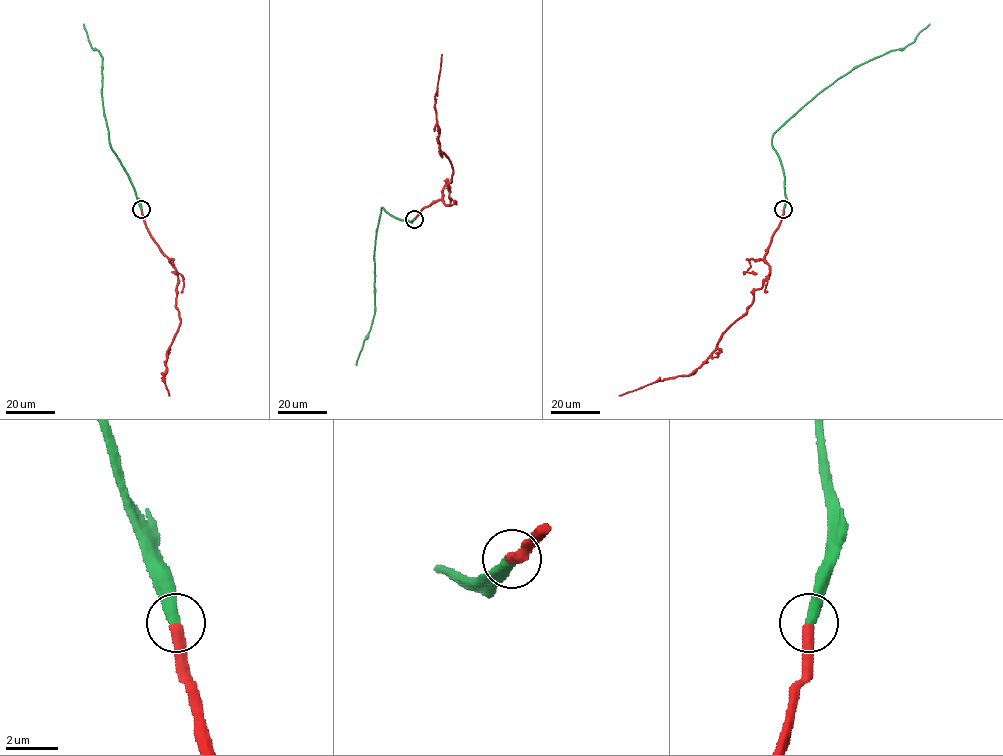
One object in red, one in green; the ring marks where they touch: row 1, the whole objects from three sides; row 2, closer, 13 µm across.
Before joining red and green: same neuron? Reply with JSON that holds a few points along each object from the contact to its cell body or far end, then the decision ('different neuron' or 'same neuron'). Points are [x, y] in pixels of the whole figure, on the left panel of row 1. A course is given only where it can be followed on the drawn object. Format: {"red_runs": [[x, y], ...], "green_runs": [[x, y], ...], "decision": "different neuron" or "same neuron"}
{"red_runs": [[141, 208], [146, 228], [177, 277], [176, 307], [180, 325], [167, 352], [166, 373], [162, 377], [169, 395]], "green_runs": [[141, 208], [128, 174], [111, 147], [101, 93], [102, 57], [91, 46], [83, 23]], "decision": "same neuron"}

